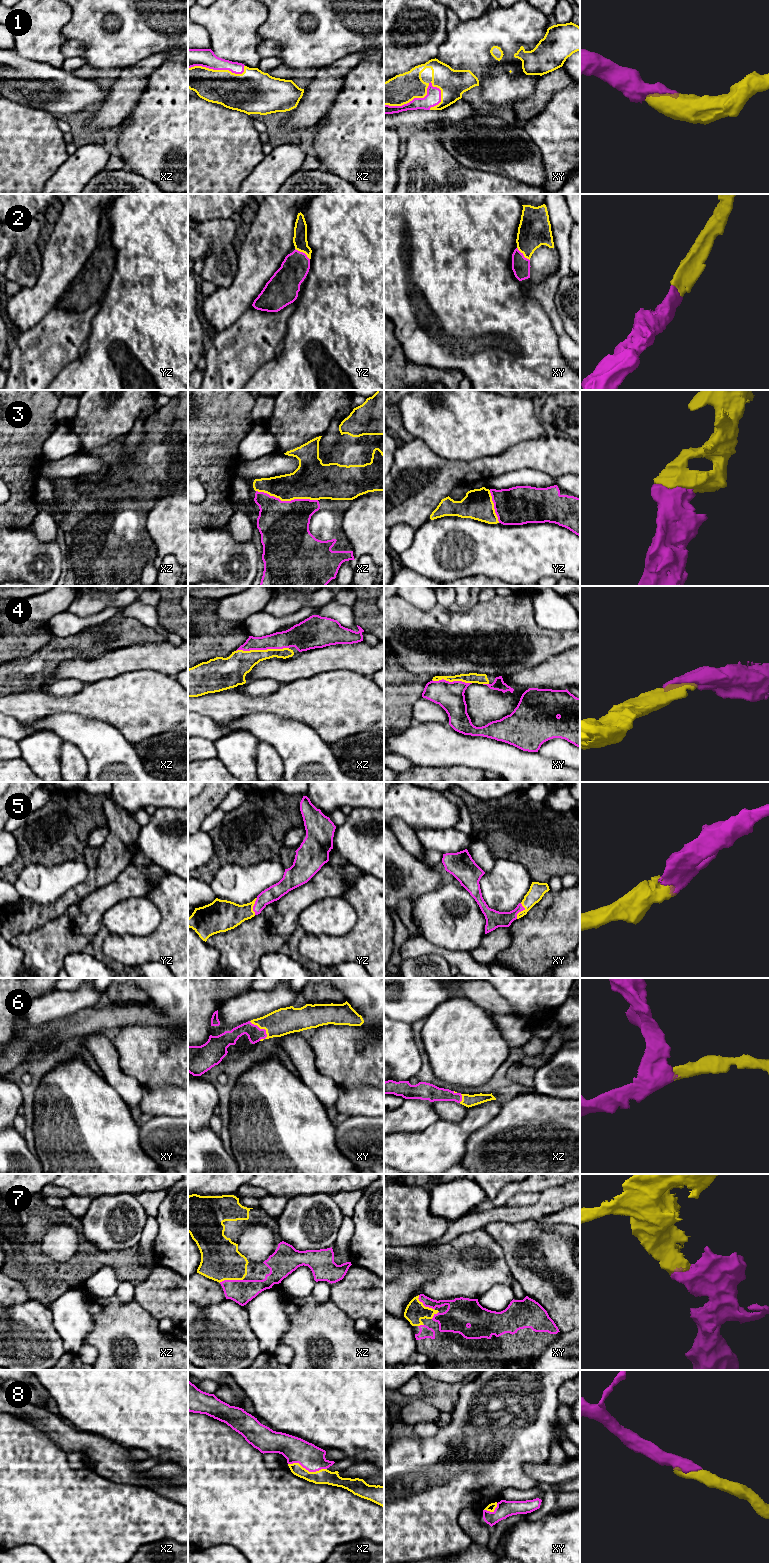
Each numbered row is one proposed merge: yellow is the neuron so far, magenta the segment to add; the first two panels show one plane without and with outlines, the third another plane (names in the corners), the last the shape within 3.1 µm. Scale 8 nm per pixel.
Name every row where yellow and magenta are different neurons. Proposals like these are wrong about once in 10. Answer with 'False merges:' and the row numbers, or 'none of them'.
False merges: none of them

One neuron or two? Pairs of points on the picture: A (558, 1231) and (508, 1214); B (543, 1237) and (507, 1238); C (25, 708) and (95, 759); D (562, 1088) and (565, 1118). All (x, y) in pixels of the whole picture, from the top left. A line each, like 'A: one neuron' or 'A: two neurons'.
A: two neurons
B: one neuron
C: two neurons
D: two neurons

